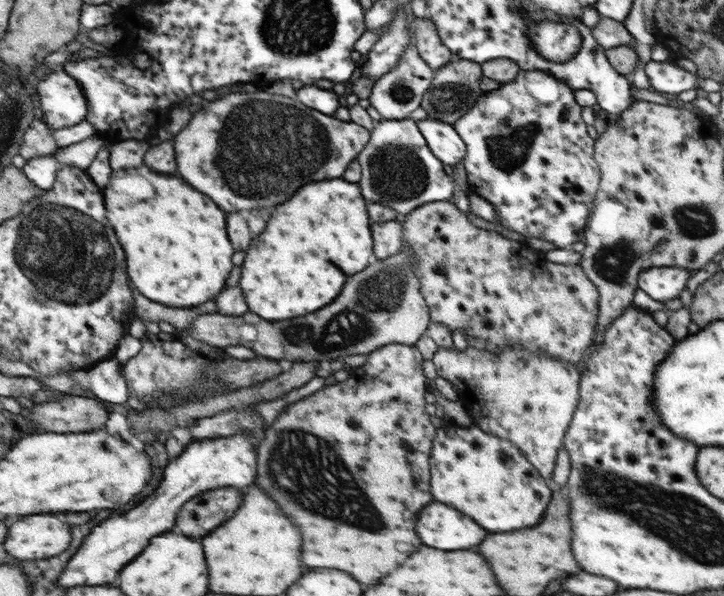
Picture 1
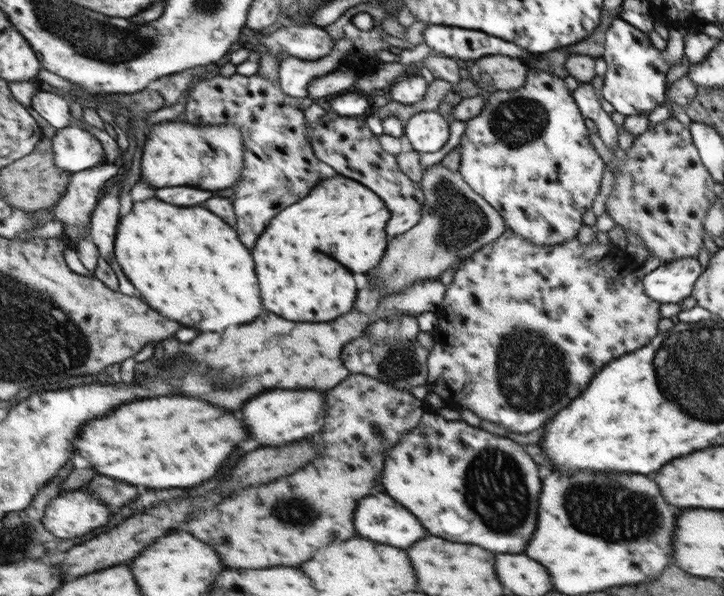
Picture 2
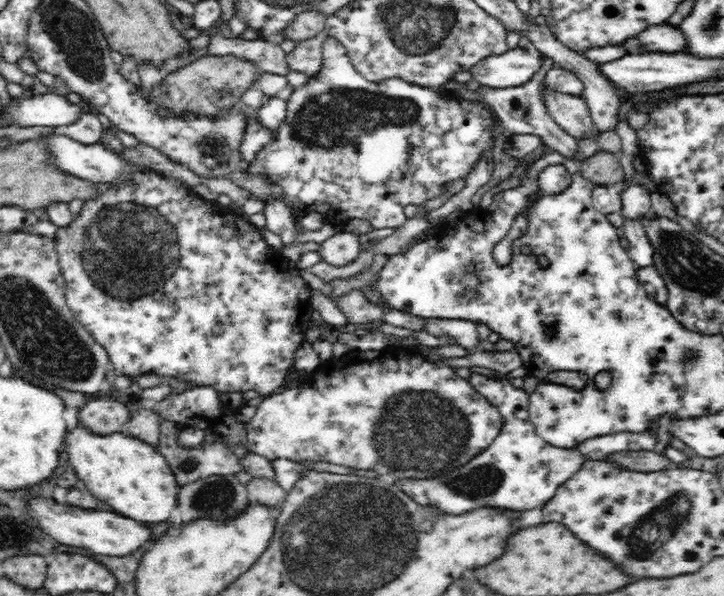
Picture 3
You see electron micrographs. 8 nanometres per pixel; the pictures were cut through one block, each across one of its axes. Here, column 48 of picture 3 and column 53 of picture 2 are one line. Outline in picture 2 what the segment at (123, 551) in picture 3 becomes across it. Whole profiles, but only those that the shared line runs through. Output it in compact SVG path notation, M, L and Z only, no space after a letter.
M83 490L51 500L43 517L45 528L59 538L85 536L107 522L109 508L99 498L93 498Z

